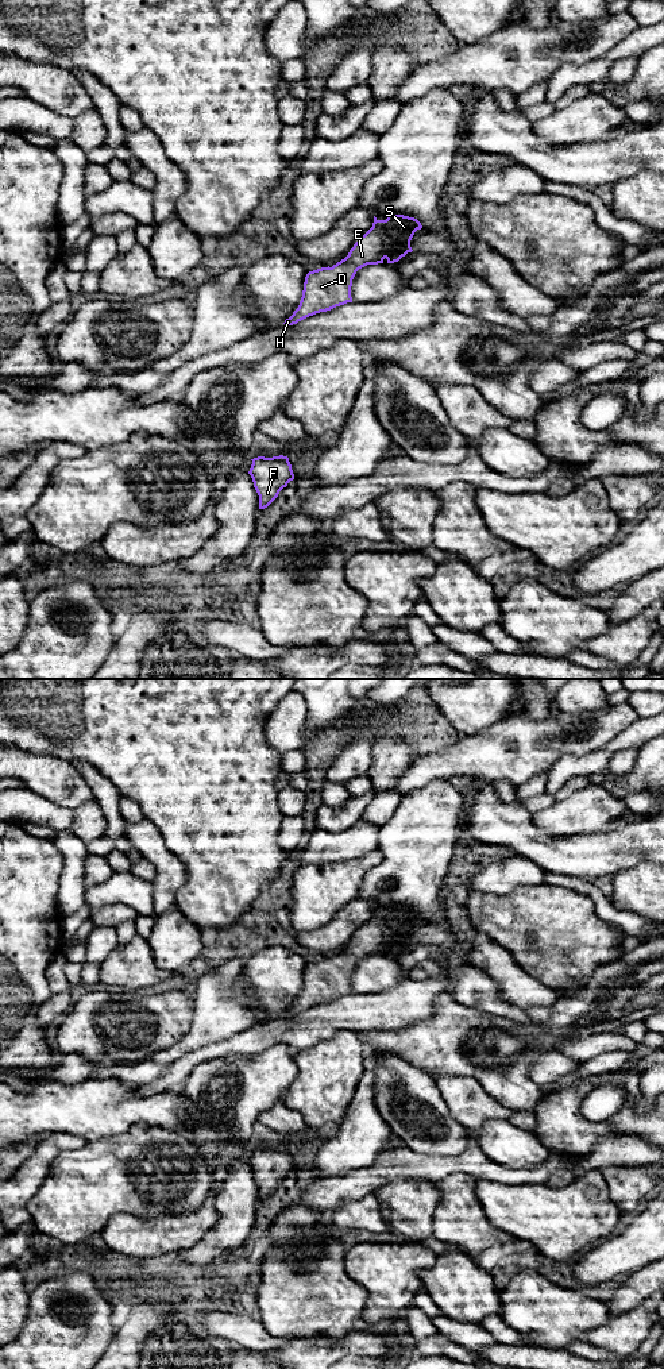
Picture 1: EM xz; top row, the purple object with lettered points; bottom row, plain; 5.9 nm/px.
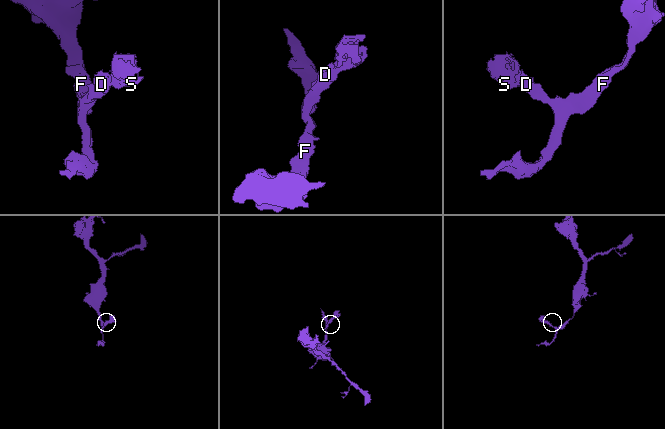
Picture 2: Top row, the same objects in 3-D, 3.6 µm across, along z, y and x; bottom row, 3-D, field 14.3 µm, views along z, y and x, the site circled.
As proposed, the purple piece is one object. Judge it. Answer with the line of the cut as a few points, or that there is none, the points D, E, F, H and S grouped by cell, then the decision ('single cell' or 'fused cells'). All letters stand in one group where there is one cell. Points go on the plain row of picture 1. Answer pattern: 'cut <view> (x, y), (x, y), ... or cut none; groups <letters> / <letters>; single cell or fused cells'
cut none; groups D E F H S; single cell

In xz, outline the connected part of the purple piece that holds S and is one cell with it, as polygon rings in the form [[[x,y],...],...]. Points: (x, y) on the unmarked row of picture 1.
[[[387,906],[386,911],[374,907],[372,918],[359,929],[348,946],[332,959],[309,963],[305,968],[298,999],[285,1011],[285,1017],[320,1003],[352,994],[351,977],[356,963],[367,956],[398,953],[412,944],[410,932],[421,914],[404,906]]]

